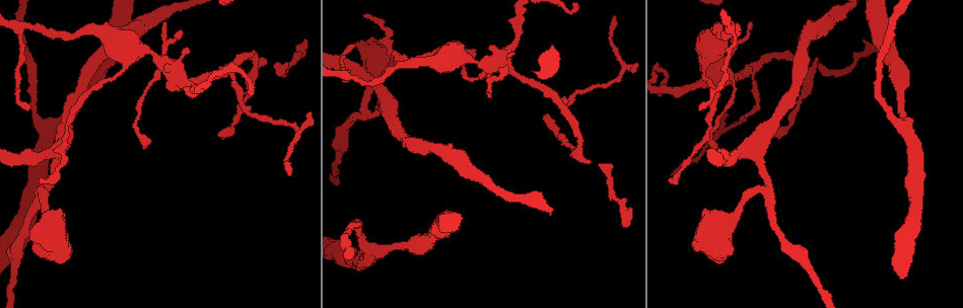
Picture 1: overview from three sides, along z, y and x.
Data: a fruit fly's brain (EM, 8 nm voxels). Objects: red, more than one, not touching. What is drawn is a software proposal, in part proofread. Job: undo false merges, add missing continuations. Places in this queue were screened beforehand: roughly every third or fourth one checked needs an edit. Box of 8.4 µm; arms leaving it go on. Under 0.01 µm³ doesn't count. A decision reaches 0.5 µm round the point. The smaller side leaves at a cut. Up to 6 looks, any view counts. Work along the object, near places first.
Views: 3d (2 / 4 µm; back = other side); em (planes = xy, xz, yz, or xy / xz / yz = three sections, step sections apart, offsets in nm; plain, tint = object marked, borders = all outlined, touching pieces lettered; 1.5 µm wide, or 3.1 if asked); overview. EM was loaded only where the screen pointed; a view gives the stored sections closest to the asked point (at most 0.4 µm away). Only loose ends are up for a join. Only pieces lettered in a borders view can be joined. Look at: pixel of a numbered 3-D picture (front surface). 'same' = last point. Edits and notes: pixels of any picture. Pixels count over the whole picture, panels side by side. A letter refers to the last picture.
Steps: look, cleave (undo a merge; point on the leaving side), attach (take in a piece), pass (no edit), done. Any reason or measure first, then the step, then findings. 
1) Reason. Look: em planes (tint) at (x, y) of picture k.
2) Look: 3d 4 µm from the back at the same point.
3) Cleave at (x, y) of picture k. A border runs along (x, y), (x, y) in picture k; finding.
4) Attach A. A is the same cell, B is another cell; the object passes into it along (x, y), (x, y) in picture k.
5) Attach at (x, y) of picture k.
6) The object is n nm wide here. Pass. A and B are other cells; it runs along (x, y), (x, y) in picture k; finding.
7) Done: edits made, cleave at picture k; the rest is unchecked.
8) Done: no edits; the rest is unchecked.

Free end. Look: em xz step 8 (tint) at (700, 109) of picture 1.

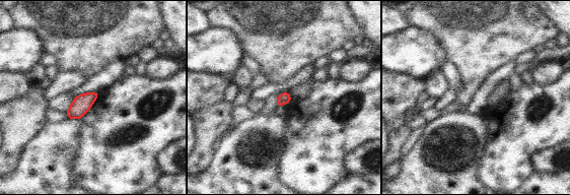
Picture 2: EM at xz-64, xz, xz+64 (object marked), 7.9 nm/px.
Look: em xy step 8 (borders) at the same point.

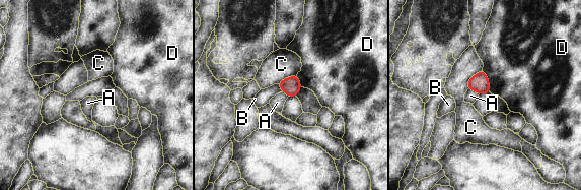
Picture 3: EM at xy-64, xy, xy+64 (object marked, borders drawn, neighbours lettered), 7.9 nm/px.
Pass. A, B, C and D are other cells; a border runs along (468, 87), (479, 93) in picture 3; none of them fits.

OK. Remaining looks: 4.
Look: em xz step 8 (borders) at (41, 190) of picture 1.

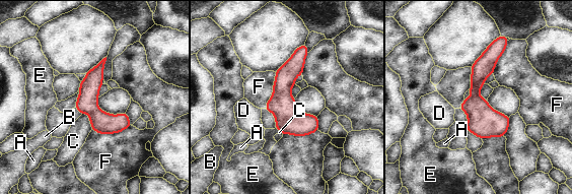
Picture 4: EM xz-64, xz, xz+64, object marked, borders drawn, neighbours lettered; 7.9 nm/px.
Pass. A, B, C, D, E and F are other cells; continuous, no second cell.

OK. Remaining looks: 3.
A fork. Look: 3d 2 µm at (20, 27) of picture 1.

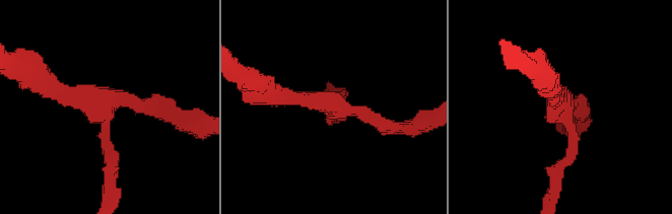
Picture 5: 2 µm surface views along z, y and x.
3 arms meet here; now the EM. Look: em xy step 4 (tint) at (108, 106) of picture 5.

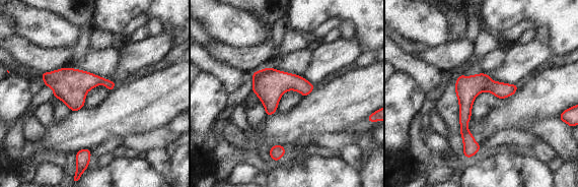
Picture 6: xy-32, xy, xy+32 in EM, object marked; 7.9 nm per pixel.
Cut it another way. Look: em planes (borders) at the same point.

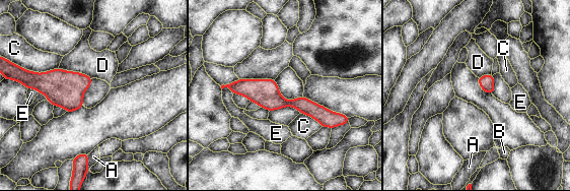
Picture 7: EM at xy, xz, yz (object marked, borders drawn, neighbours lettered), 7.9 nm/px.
Pass. A, B, C, D and E are other cells; all the same cell.

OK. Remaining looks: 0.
Done: no edits; the rest is unchecked.

